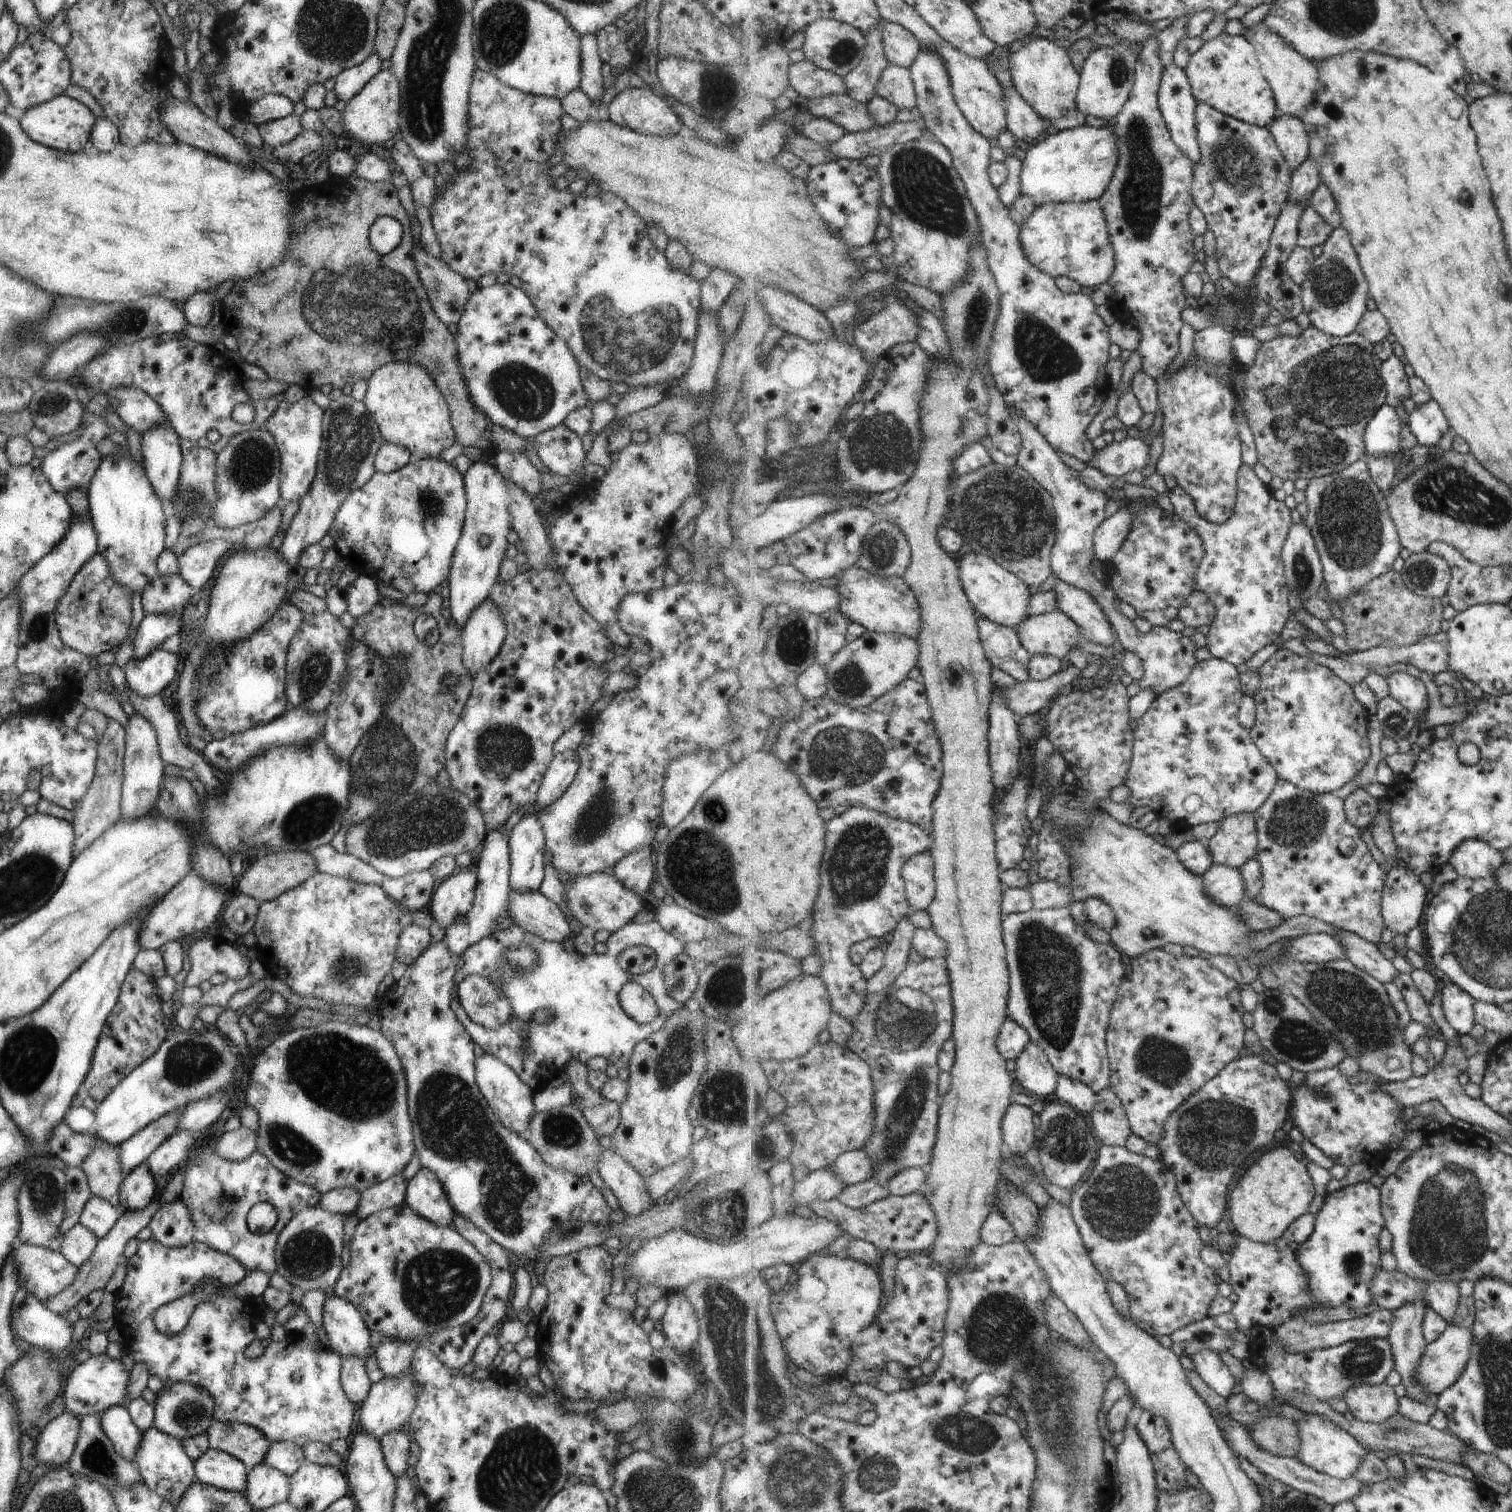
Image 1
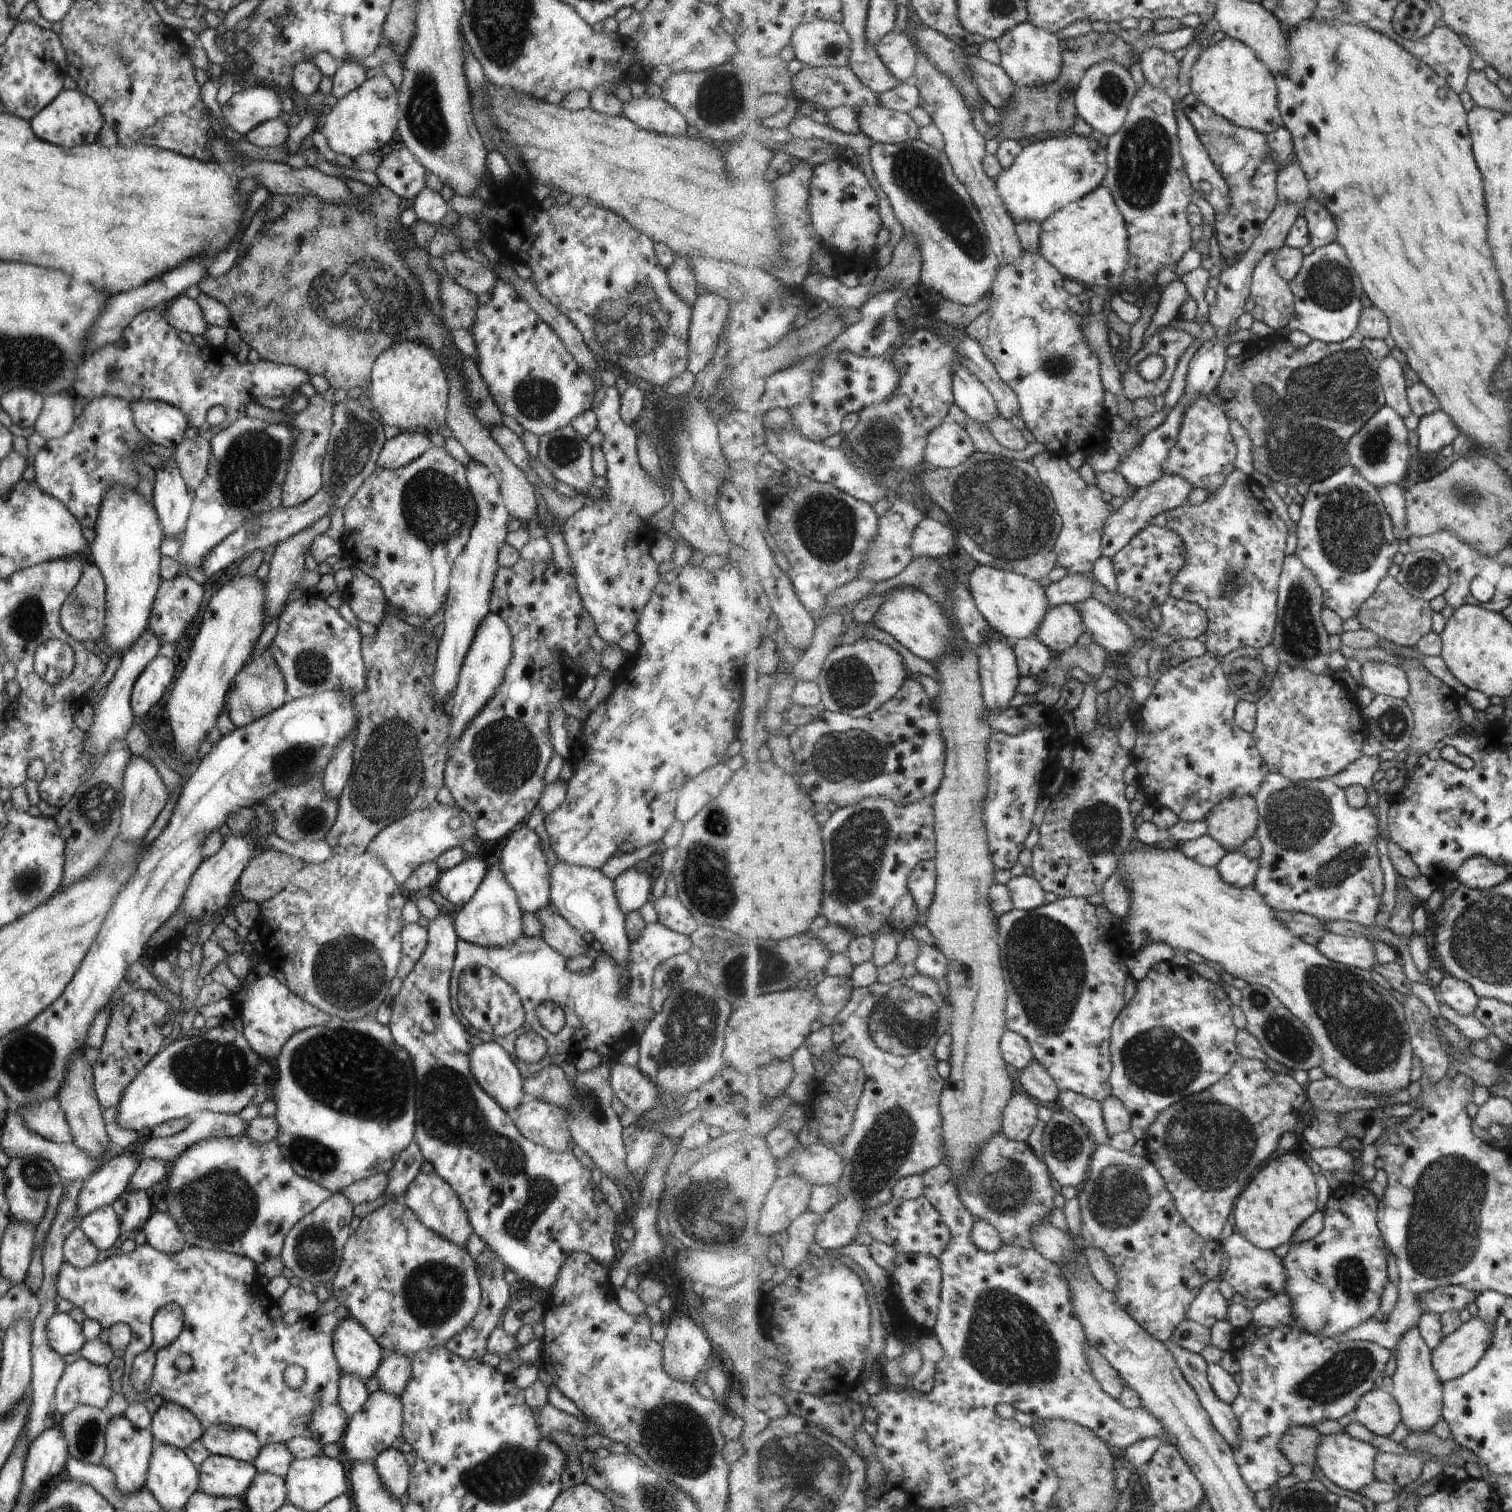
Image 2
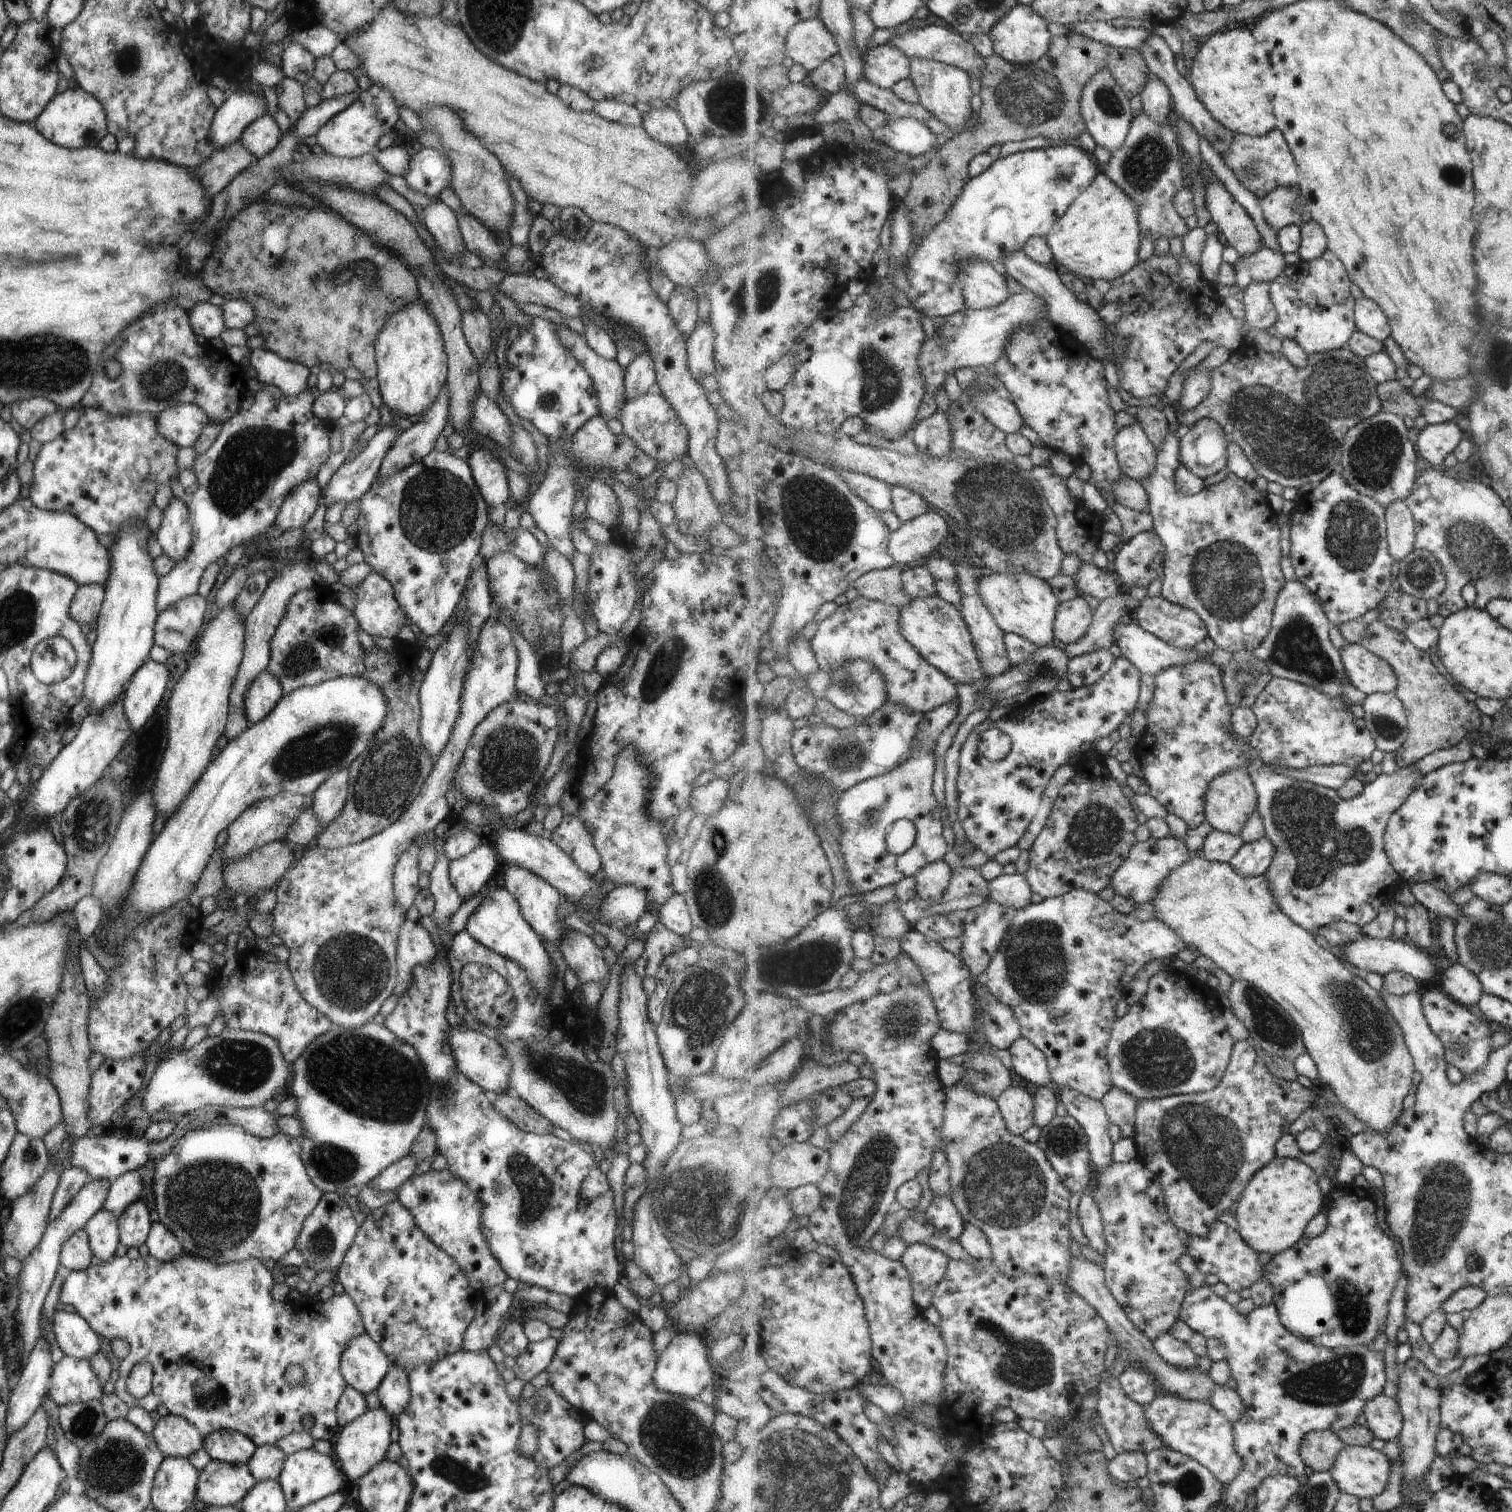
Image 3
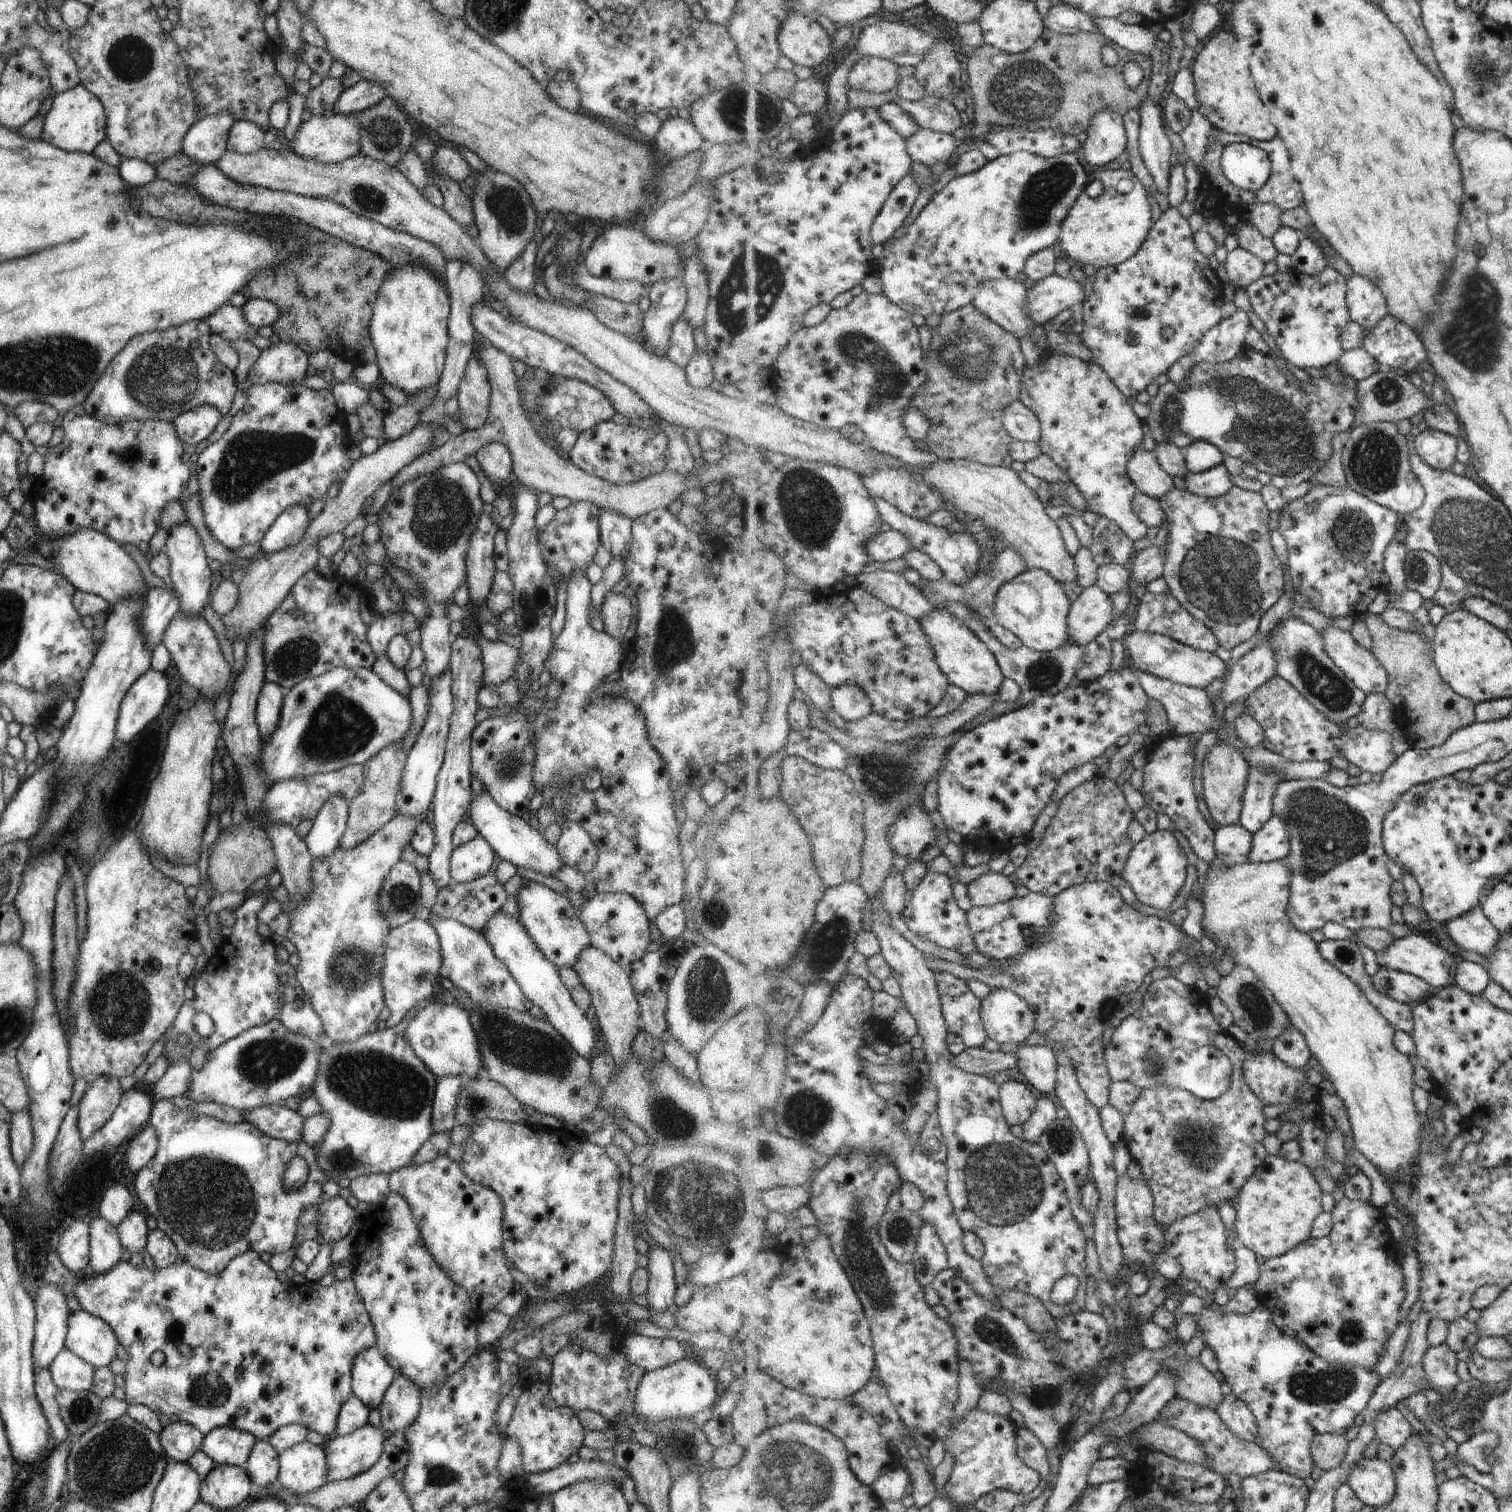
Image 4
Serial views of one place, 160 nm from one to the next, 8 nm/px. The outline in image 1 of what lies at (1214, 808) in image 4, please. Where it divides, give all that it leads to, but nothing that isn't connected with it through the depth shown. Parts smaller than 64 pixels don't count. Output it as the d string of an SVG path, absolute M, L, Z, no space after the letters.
M1241 813L1220 823L1219 832L1207 842L1215 865L1240 869L1258 856L1258 828L1254 813Z

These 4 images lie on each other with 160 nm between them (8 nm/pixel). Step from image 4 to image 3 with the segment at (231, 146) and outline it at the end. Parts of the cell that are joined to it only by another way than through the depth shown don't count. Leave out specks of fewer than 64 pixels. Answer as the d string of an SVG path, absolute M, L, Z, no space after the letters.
M263 115L243 129L238 141L258 159L277 144L281 135L274 120L269 115Z

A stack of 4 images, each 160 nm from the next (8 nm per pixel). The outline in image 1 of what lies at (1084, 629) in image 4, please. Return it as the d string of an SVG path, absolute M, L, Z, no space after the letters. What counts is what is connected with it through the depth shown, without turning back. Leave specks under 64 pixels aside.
M1059 609L1031 616L1015 629L1032 655L1051 655L1061 660L1068 658L1071 648L1083 639L1080 626Z

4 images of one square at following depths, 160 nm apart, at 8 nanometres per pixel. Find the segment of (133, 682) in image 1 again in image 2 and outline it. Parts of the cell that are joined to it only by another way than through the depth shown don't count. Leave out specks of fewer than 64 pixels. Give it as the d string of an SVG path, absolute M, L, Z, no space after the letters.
M157 655L134 680L130 692L130 707L135 717L143 717L147 710L163 696L173 680L173 661Z

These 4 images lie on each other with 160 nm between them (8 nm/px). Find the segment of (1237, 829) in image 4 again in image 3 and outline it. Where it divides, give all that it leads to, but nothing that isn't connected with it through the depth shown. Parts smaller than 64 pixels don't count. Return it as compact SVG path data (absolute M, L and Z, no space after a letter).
M1212 830L1204 839L1198 854L1216 863L1229 863L1243 845L1240 835Z

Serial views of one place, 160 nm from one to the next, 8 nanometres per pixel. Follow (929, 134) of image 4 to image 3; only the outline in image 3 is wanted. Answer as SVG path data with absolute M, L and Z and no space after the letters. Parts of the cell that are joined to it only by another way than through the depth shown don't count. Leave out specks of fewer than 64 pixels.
M897 118L874 131L874 136L910 157L923 156L933 151L935 135L918 118Z

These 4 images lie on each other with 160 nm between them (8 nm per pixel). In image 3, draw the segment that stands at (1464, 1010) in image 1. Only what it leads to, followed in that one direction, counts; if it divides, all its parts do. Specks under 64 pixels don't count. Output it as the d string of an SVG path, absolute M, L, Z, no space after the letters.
M1456 962L1439 976L1437 986L1466 1007L1476 1008L1484 990L1481 981L1462 964Z

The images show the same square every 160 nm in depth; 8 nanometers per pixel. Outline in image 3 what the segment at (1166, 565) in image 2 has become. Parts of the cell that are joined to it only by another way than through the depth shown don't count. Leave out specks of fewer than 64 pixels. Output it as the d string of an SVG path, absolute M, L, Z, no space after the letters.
M1155 529L1138 534L1131 540L1123 543L1120 548L1111 555L1114 570L1123 586L1128 588L1138 586L1147 588L1159 578L1159 568L1166 565L1167 549L1164 540L1161 540Z

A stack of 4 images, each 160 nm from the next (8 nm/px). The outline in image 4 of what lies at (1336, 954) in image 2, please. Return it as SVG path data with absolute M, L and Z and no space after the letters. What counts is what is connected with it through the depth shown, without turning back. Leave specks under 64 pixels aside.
M1408 934L1406 937L1391 943L1386 948L1386 952L1381 951L1380 953L1375 953L1375 955L1377 963L1381 968L1393 969L1394 971L1418 976L1437 990L1455 984L1454 976L1458 969L1457 962L1453 960L1453 956L1447 950L1443 950L1437 944L1433 944L1422 934Z

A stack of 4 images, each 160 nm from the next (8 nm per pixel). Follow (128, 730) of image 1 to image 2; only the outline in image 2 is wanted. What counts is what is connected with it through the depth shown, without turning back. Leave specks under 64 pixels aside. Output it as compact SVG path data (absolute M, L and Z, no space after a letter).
M131 755L125 765L122 776L122 799L119 807L119 839L122 841L139 841L155 820L161 808L167 802L167 790L155 769L155 766L143 756Z

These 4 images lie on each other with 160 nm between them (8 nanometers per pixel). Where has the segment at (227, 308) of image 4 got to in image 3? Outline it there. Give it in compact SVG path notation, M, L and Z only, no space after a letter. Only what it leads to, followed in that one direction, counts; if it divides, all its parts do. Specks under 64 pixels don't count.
M208 301L196 302L186 313L193 332L203 336L207 343L225 329L221 307Z

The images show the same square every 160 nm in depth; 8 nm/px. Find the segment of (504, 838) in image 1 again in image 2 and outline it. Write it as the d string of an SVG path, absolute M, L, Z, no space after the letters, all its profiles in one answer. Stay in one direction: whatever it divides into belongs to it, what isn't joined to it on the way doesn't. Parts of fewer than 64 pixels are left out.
M497 864L488 867L479 886L463 906L453 914L452 923L458 940L482 947L496 947L514 944L523 935L521 931L522 910L515 891L506 883Z

